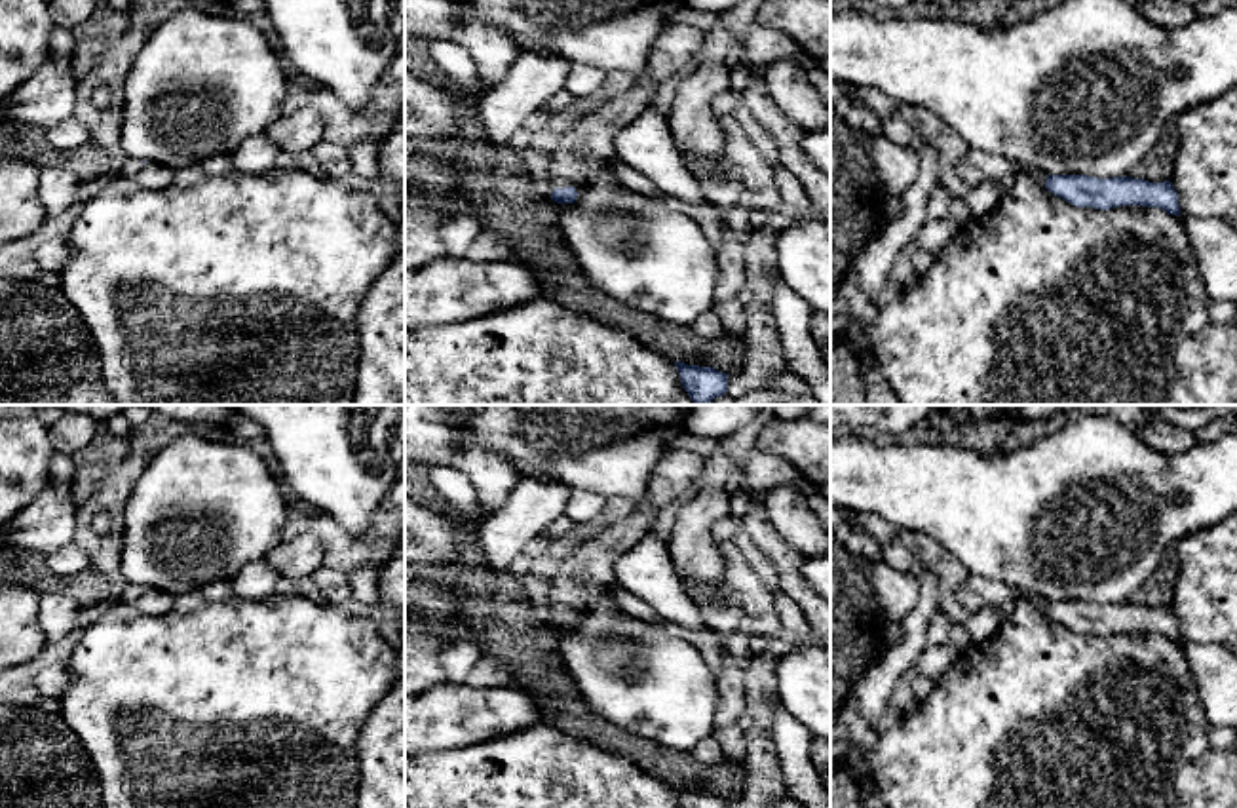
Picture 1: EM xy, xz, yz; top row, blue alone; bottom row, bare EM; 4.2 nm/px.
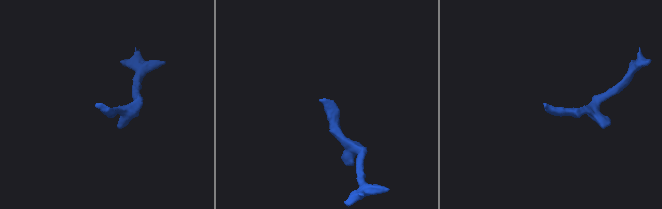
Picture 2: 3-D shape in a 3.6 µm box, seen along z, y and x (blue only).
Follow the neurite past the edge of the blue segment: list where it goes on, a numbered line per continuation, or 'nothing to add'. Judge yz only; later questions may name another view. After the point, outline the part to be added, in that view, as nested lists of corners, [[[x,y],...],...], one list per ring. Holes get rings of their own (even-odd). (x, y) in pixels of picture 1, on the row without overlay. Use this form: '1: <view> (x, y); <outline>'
1: yz (975, 592); [[[969,574],[961,582],[956,597],[967,612],[977,612],[984,606],[1001,606],[1017,601],[1018,597],[1030,597],[1041,610],[1047,606],[1047,601],[1039,595],[1030,595],[1003,582],[992,582],[977,574]]]

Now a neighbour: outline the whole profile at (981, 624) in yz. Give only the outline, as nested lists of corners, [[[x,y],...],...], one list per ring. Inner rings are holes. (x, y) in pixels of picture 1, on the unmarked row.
[[[984,606],[977,612],[969,612],[967,631],[973,641],[990,637],[1001,622],[999,606]]]

